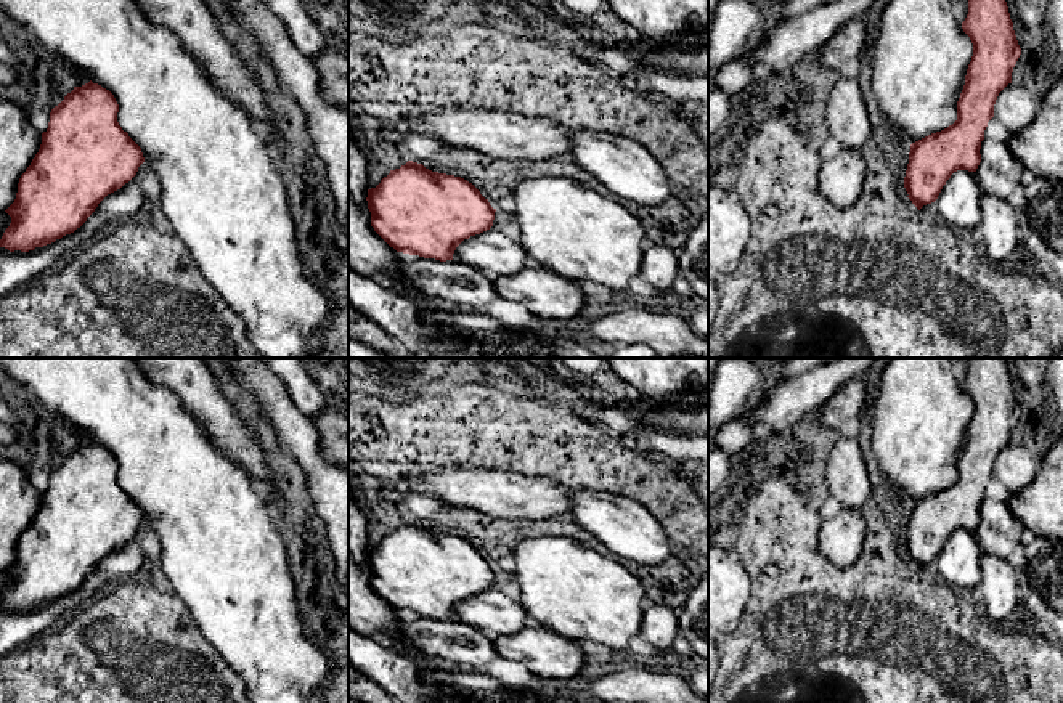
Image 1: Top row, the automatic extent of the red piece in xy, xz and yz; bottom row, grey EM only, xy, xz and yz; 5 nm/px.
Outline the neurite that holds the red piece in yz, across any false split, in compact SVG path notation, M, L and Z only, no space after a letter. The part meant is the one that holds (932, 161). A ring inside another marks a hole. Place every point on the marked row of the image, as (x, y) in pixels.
M968 0L962 29L973 43L973 56L957 101L957 120L910 144L904 188L918 210L935 202L946 225L976 233L983 199L976 175L981 141L999 93L1012 83L1021 48L1005 0Z

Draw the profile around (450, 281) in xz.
M398 252L398 274L411 287L443 302L483 310L498 299L491 279L472 265Z

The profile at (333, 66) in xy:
M328 48L312 59L320 67L324 96L348 111L348 55Z

